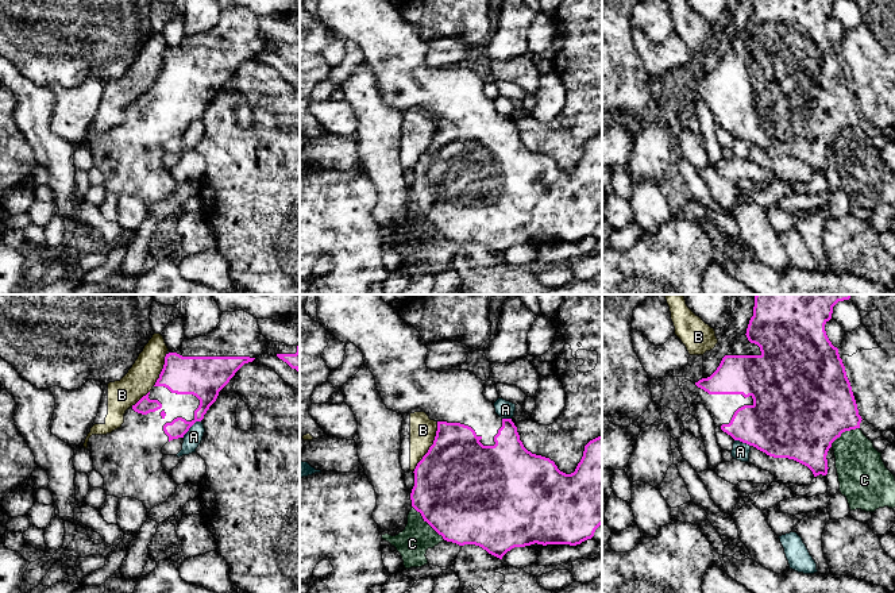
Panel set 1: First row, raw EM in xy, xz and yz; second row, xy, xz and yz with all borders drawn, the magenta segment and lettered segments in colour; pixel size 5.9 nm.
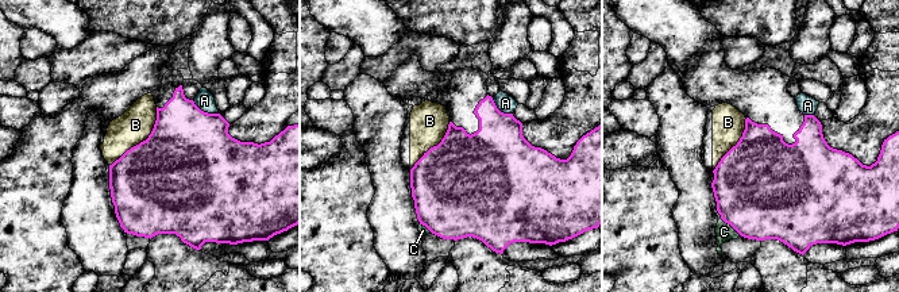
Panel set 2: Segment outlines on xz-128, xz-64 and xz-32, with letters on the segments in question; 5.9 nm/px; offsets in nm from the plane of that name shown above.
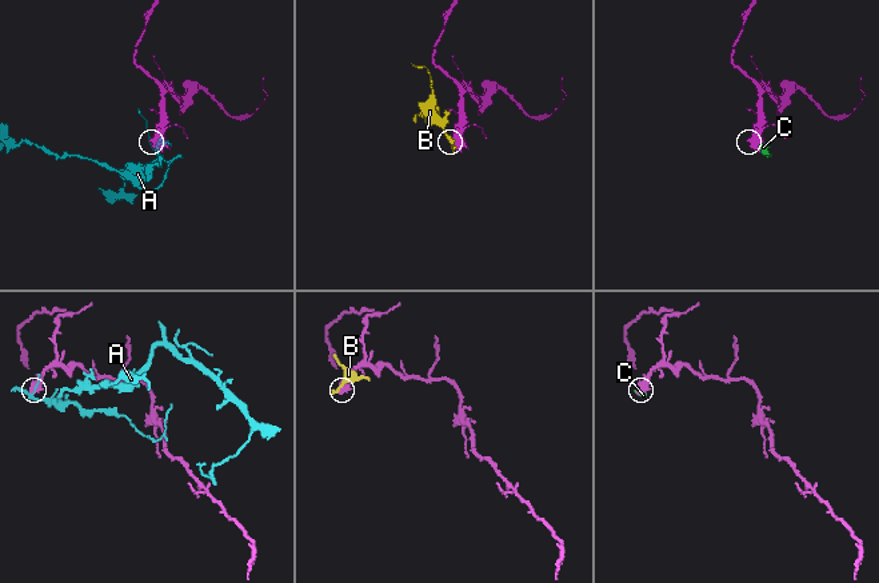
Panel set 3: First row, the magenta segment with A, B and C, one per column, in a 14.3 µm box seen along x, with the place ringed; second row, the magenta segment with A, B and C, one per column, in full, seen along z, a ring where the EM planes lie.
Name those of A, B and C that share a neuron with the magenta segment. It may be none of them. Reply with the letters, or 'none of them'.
none of them

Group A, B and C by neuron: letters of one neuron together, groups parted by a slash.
A / B / C

